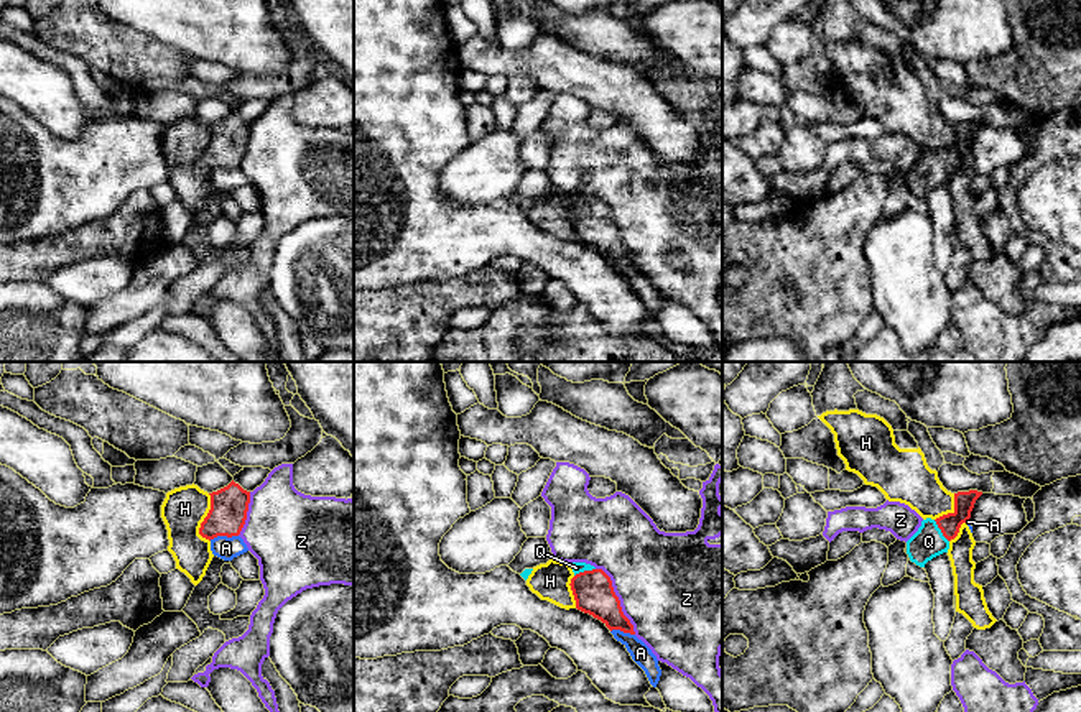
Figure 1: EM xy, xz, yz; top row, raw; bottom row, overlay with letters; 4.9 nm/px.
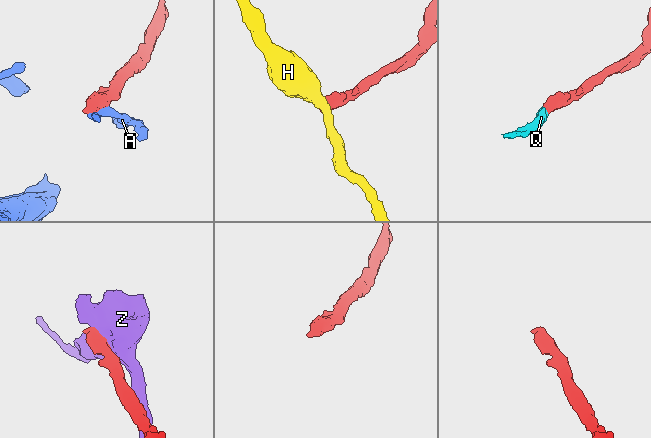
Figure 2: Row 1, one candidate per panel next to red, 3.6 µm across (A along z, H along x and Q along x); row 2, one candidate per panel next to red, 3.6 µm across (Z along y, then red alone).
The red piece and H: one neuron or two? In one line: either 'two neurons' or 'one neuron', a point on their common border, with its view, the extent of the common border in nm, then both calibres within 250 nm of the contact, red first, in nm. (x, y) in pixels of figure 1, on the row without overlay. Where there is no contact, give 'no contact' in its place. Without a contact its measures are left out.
two neurons; contact xy (204, 150); length 240 nm; calibres 190 and 220 nm

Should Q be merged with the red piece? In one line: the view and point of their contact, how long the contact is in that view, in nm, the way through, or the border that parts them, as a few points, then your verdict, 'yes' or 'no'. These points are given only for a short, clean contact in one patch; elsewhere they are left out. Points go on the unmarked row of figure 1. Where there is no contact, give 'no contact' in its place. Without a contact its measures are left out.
contact yz (941, 163); length 130 nm; way yz (950, 155), (941, 163), (928, 173); yes

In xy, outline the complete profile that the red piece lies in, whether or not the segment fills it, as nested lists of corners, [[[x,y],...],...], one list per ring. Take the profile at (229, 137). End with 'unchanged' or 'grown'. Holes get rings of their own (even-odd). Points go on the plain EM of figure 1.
[[[234,112],[211,127],[211,141],[201,155],[199,166],[206,171],[239,168],[248,143],[250,123]]]; unchanged

